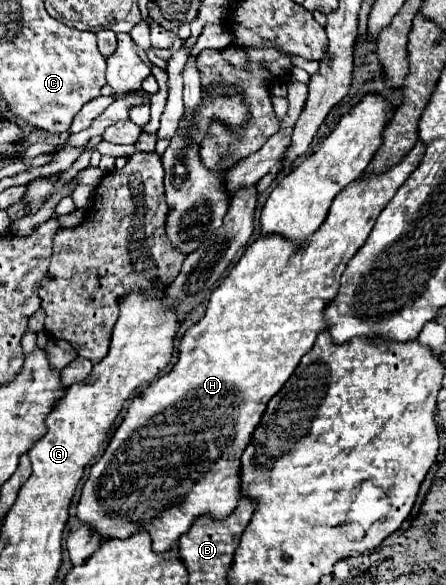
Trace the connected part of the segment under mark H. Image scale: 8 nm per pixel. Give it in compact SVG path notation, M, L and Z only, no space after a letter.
M418 141L412 151L386 173L370 175L366 181L348 185L336 195L326 221L308 241L296 245L282 237L260 237L244 251L230 275L212 291L204 317L184 333L178 347L178 363L132 401L108 449L100 461L92 465L78 503L76 517L80 523L96 531L102 541L128 539L136 531L146 529L156 555L164 555L198 517L210 515L222 521L236 509L240 501L240 479L236 479L236 475L240 471L244 445L248 445L252 431L260 423L266 403L282 389L302 355L312 349L318 333L326 329L322 311L336 297L346 263L364 245L384 205L408 179L410 171L418 167L422 153L424 145Z

